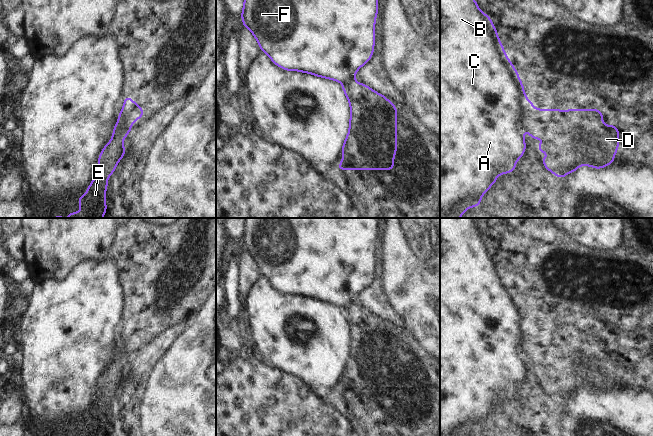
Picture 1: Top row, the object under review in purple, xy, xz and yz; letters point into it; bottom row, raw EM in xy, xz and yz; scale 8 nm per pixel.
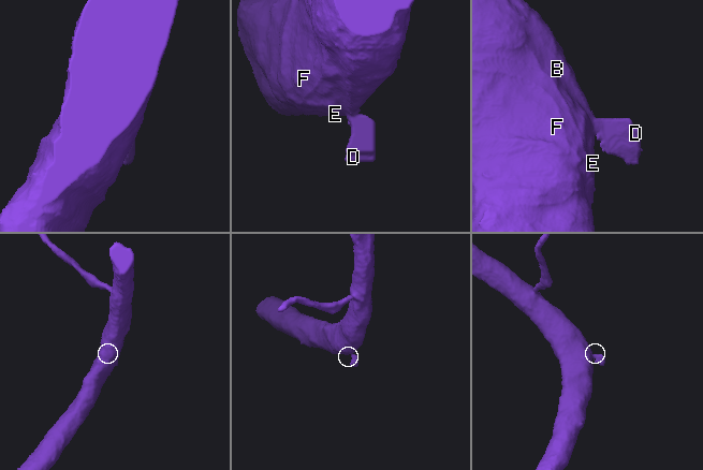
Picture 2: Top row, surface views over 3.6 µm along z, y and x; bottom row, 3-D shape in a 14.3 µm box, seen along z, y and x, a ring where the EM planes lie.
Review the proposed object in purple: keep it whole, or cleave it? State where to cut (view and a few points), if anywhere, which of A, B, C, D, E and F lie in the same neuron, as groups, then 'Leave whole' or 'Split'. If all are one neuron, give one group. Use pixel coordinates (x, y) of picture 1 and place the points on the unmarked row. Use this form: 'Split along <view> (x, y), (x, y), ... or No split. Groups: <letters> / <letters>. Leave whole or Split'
Split along yz (534, 332), (527, 338), (526, 353). Groups: A B C E F / D. Split

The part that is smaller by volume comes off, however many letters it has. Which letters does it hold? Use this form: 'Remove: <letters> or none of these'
Remove: D

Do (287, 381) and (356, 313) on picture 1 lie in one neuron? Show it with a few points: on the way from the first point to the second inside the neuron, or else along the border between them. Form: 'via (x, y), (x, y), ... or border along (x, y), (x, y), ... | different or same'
border along (271, 366), (298, 376), (308, 386) | different

